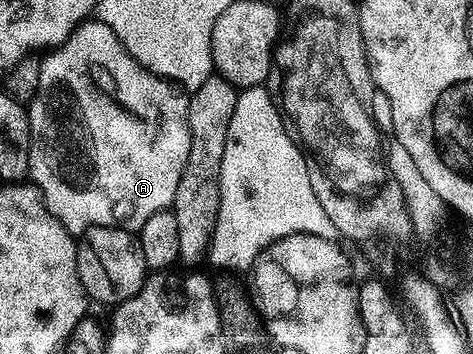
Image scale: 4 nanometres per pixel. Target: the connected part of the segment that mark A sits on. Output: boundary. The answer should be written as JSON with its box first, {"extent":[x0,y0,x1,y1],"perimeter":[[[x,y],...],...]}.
{"extent":[27,19,190,235],"perimeter":[[[89,19],[81,23],[61,45],[55,46],[51,51],[45,52],[41,60],[41,78],[38,89],[27,106],[28,118],[32,135],[28,146],[30,147],[30,174],[31,184],[40,188],[44,196],[46,207],[58,223],[66,227],[66,231],[73,235],[85,233],[92,225],[119,225],[129,231],[139,231],[142,223],[150,219],[150,215],[163,213],[169,208],[178,191],[178,179],[182,179],[182,171],[186,167],[186,159],[190,155],[190,127],[188,126],[188,99],[189,94],[181,91],[173,82],[165,81],[163,77],[152,73],[142,67],[126,51],[126,47],[99,19]]]}

